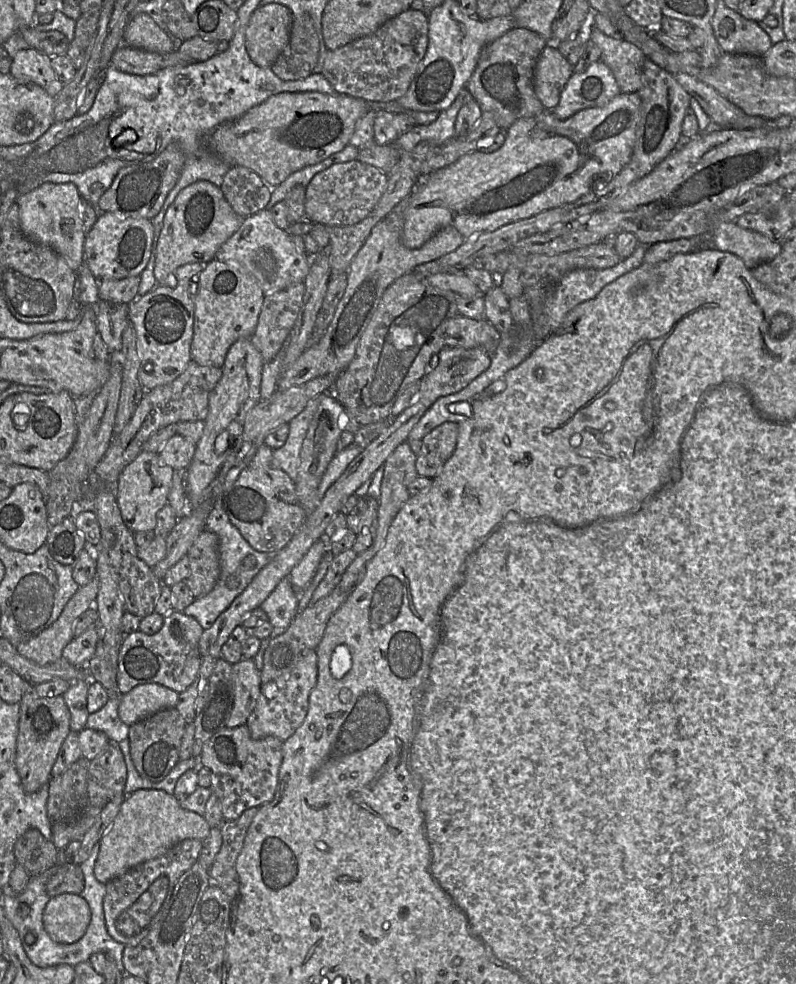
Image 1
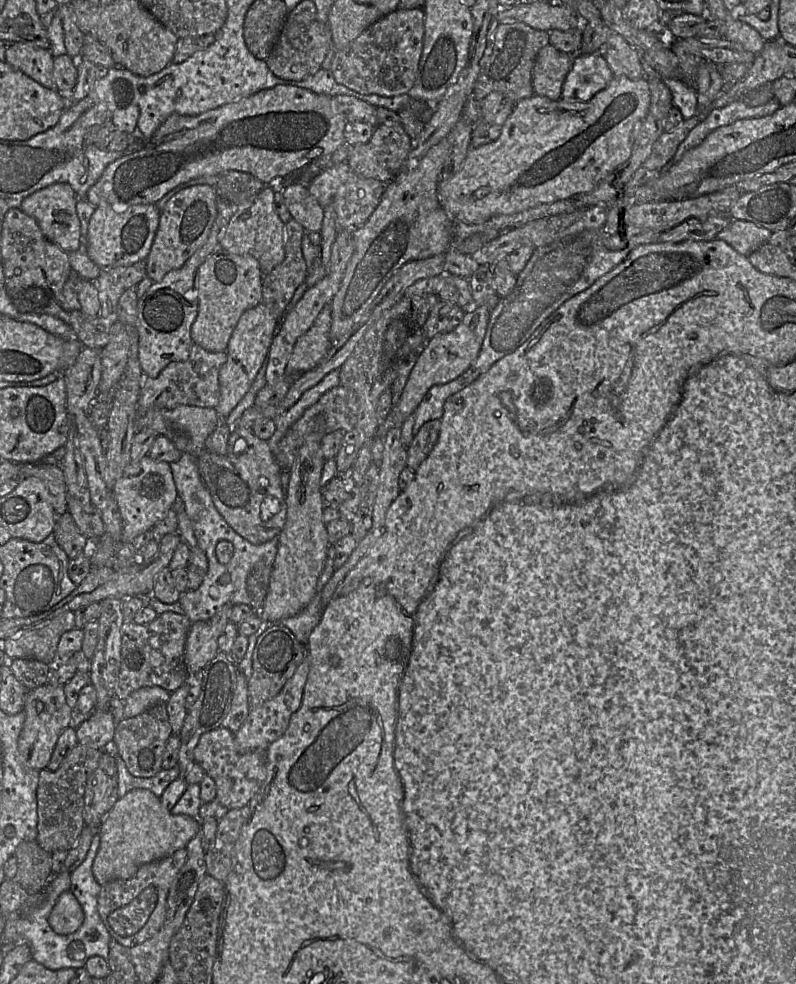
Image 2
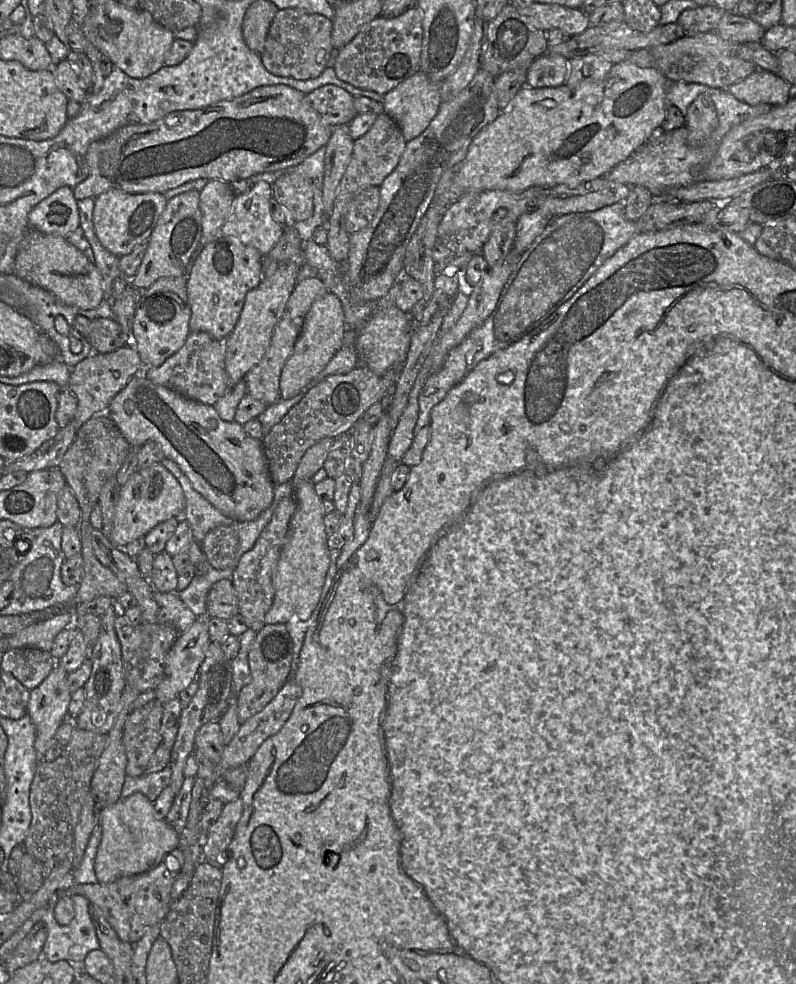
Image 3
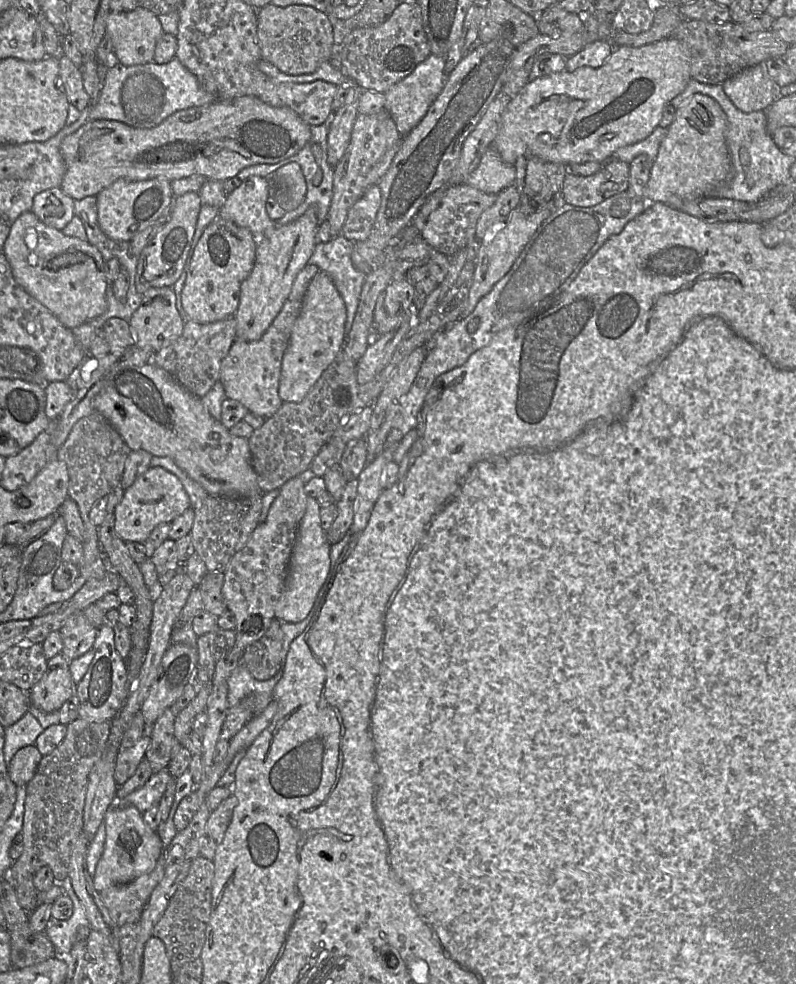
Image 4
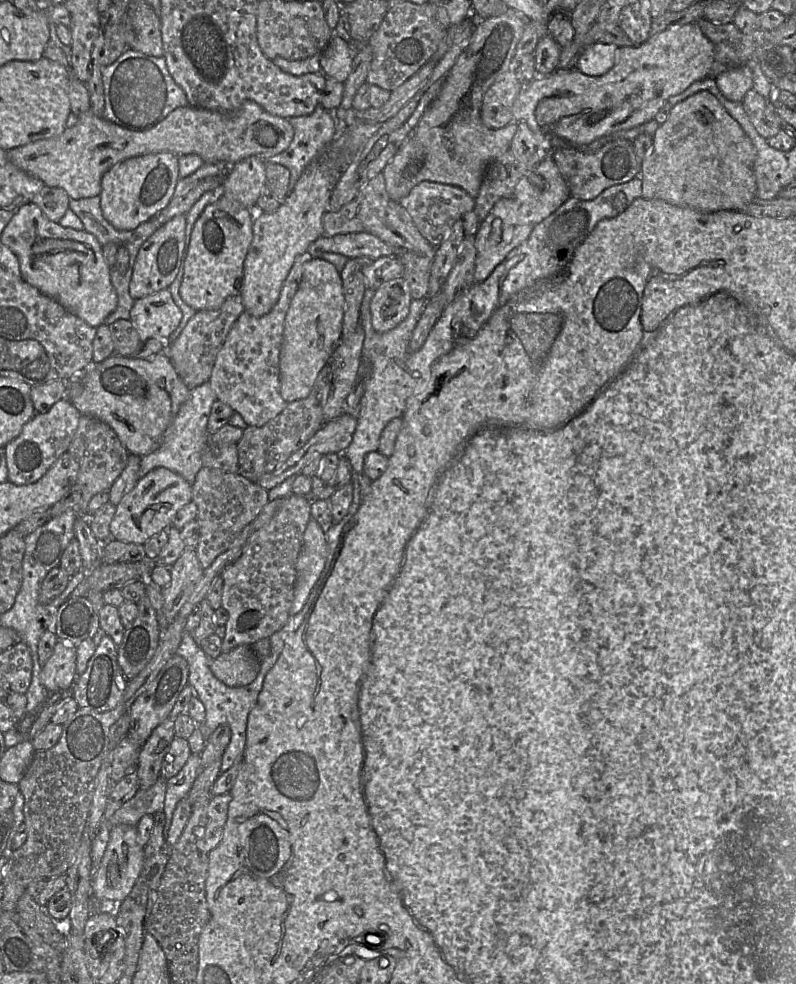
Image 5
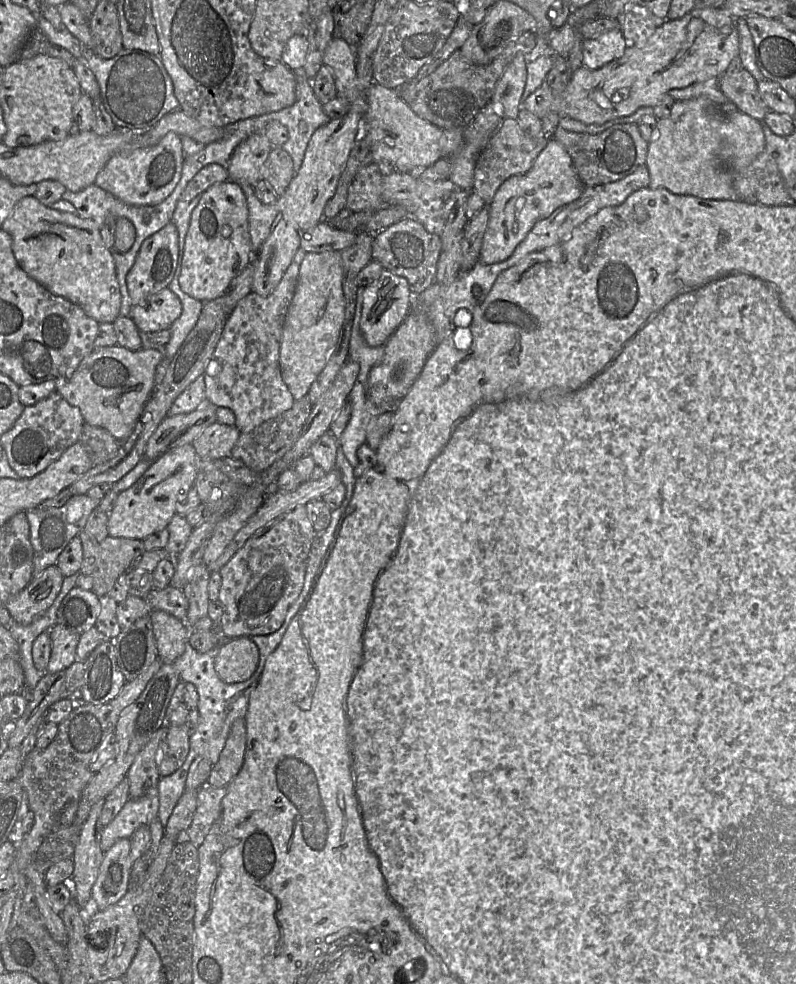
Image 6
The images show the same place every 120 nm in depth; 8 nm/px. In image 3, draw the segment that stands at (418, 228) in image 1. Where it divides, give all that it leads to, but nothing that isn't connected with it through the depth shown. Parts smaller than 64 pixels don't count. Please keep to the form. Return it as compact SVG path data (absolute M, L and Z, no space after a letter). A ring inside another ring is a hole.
M619 62L612 65L604 79L582 82L574 89L566 84L544 88L523 86L508 108L500 112L472 141L459 165L463 194L473 190L523 192L531 187L552 188L560 184L575 187L604 177L660 131L668 108L668 81L654 68Z

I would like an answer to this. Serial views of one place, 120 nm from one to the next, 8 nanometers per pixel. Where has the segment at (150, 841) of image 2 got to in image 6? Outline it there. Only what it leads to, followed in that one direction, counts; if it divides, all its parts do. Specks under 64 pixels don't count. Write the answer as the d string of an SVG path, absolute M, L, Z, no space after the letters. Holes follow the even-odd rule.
M118 840L104 853L97 879L92 887L92 898L100 911L117 903L128 891L132 865L130 840Z

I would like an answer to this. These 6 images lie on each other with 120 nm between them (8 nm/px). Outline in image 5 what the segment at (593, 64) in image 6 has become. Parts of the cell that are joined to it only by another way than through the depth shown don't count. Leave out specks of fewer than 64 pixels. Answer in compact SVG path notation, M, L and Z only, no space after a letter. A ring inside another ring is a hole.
M594 42L579 55L575 68L586 75L602 75L613 66L616 50L615 44Z

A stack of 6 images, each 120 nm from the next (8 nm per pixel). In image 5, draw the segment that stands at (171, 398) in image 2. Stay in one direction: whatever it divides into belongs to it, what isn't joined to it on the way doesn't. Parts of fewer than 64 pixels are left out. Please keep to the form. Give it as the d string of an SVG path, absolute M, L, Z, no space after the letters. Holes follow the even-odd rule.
M241 295L231 296L216 310L197 311L181 334L172 342L165 344L162 353L166 354L177 375L190 390L209 382L217 354L232 326L243 312Z

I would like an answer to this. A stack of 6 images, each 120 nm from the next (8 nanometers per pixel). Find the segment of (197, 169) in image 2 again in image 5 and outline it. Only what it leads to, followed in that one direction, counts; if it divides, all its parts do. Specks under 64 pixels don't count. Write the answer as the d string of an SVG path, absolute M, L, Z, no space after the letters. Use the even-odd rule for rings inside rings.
M246 100L234 114L223 114L194 106L179 107L149 130L132 131L122 128L104 117L96 116L90 109L78 117L77 123L60 135L38 140L7 151L8 160L49 187L64 189L71 199L100 195L103 174L116 164L137 156L170 152L177 157L196 154L204 162L222 162L231 166L250 156L269 158L286 150L294 136L294 128L286 118L265 111L259 104Z

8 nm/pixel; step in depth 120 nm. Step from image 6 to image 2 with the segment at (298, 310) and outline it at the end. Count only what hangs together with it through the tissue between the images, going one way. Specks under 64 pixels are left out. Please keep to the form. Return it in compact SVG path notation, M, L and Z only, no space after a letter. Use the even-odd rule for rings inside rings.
M331 304L326 305L313 325L297 340L285 368L285 377L296 377L314 369L332 347L330 327L332 322Z

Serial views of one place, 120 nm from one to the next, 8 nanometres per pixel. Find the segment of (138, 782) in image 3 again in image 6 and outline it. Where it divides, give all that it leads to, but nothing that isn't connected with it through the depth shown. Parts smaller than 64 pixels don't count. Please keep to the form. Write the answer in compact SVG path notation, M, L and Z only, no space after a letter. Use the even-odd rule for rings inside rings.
M155 787L137 799L128 799L115 818L102 829L101 849L108 851L118 840L130 838L137 828L158 819L159 791Z

